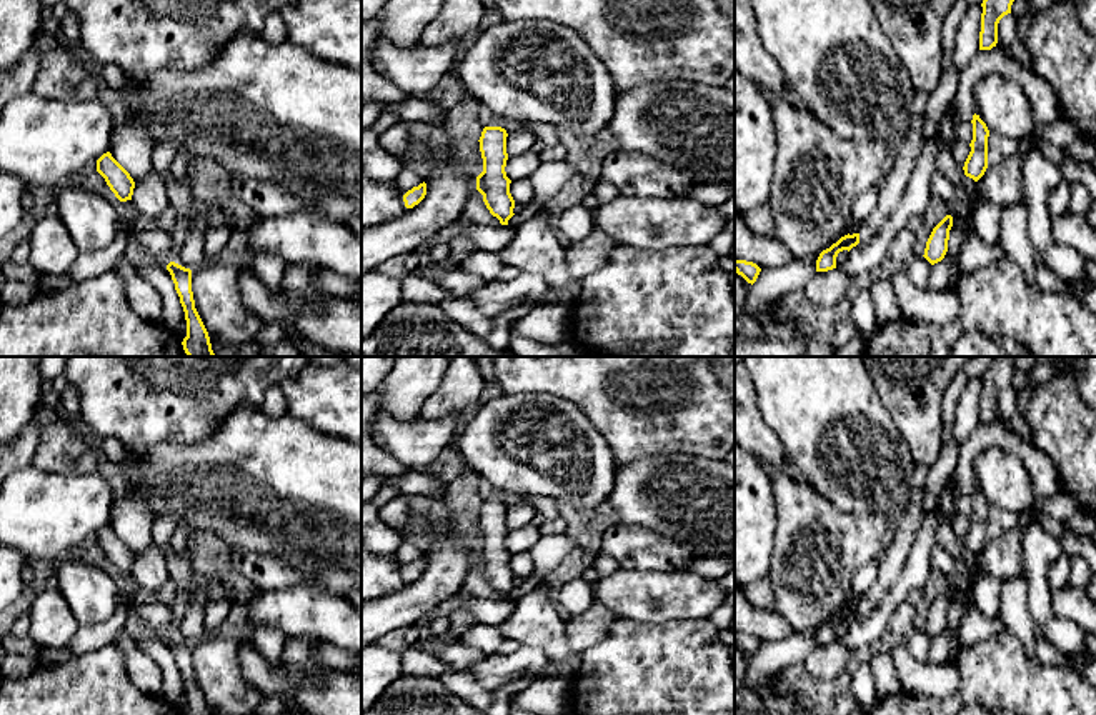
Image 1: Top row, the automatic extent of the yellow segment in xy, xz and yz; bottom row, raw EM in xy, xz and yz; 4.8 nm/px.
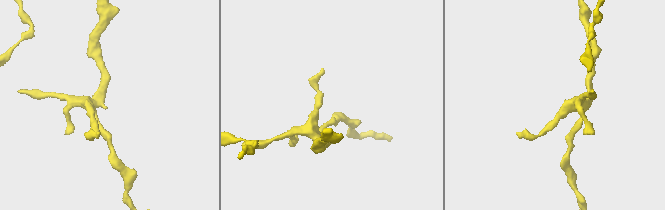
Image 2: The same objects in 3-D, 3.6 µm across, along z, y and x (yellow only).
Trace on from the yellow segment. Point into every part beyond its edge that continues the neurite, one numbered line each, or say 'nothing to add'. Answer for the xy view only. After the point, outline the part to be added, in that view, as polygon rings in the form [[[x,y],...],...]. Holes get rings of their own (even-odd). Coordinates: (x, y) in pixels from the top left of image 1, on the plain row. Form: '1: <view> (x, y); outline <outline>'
nothing to add

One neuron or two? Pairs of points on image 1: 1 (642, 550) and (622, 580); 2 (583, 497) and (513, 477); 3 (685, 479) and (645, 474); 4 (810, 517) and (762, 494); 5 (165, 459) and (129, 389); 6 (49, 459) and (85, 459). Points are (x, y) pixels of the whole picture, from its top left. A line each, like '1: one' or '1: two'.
1: two
2: one
3: one
4: two
5: two
6: one

